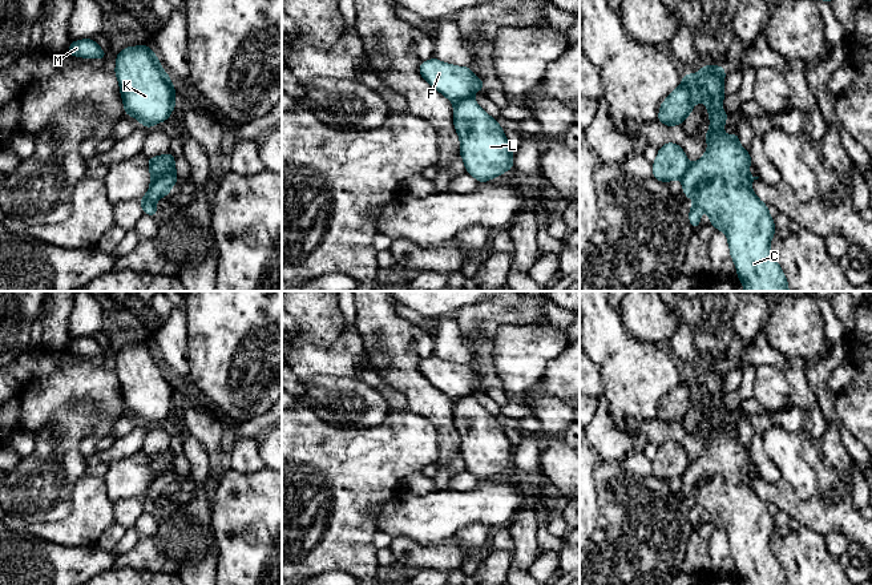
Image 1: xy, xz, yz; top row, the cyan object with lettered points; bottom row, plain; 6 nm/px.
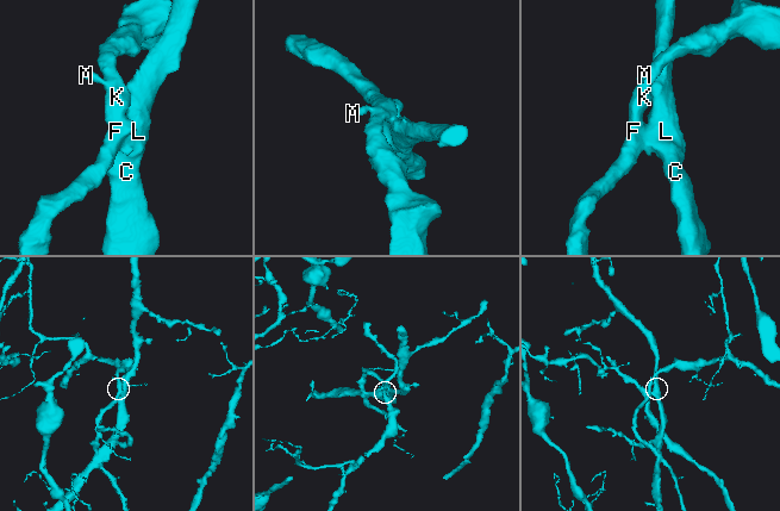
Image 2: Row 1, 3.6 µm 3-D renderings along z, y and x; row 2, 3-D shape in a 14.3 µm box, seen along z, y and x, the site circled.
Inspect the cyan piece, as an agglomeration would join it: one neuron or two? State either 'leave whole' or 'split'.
split

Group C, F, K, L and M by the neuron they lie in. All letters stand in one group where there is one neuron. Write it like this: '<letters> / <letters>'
C L / F K M

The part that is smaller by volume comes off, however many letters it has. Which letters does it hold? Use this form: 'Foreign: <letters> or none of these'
Foreign: F, K, M

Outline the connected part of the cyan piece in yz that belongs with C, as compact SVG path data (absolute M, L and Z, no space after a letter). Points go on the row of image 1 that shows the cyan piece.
M706 65L695 74L699 82L702 101L707 106L710 116L710 129L703 136L708 146L706 153L694 164L690 164L687 172L682 177L682 187L686 198L694 199L694 206L703 209L711 225L726 234L730 247L730 255L738 271L738 279L742 282L744 291L790 291L787 278L770 253L770 242L775 234L774 218L768 213L768 206L763 203L751 189L751 182L759 177L752 177L748 168L752 164L750 152L744 150L739 144L738 132L734 136L724 134L724 121L730 113L722 110L724 93L724 68L719 65Z

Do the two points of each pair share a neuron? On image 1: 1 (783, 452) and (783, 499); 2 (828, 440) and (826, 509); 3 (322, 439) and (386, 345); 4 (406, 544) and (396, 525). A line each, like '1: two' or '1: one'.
1: two
2: two
3: two
4: two

